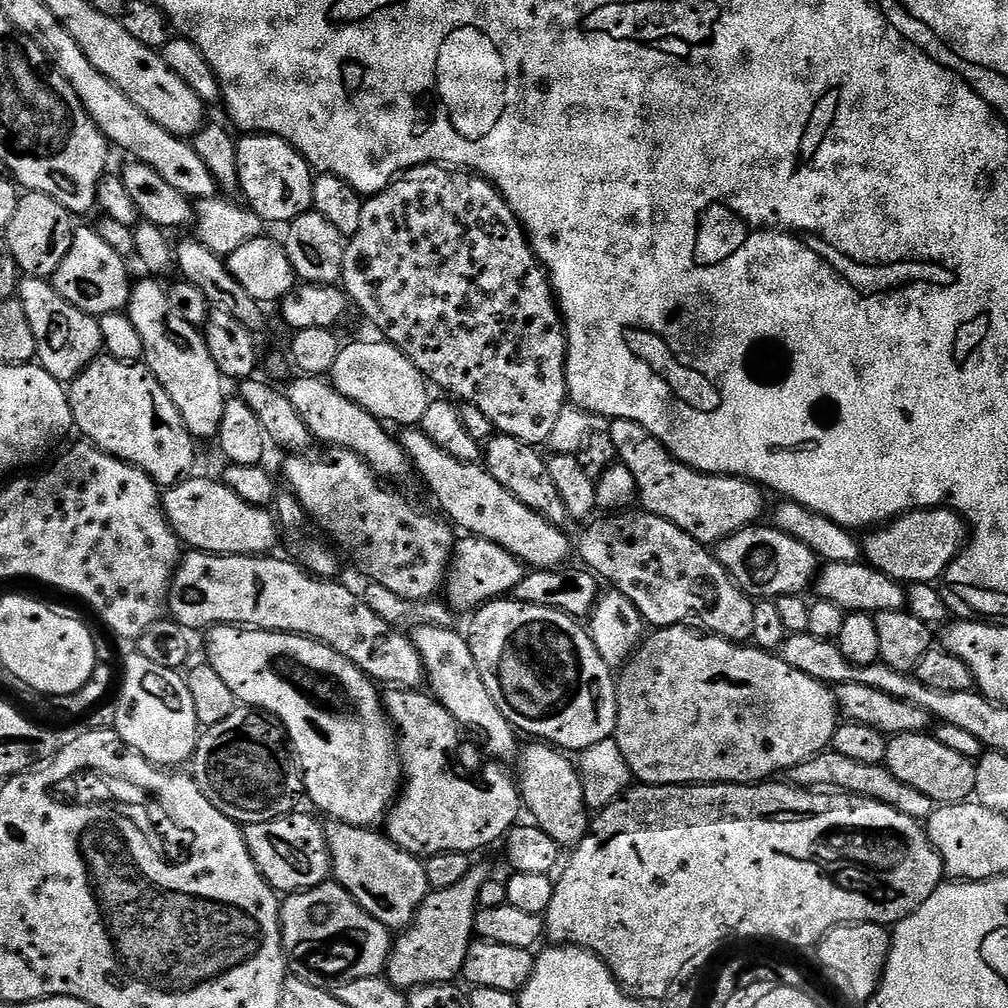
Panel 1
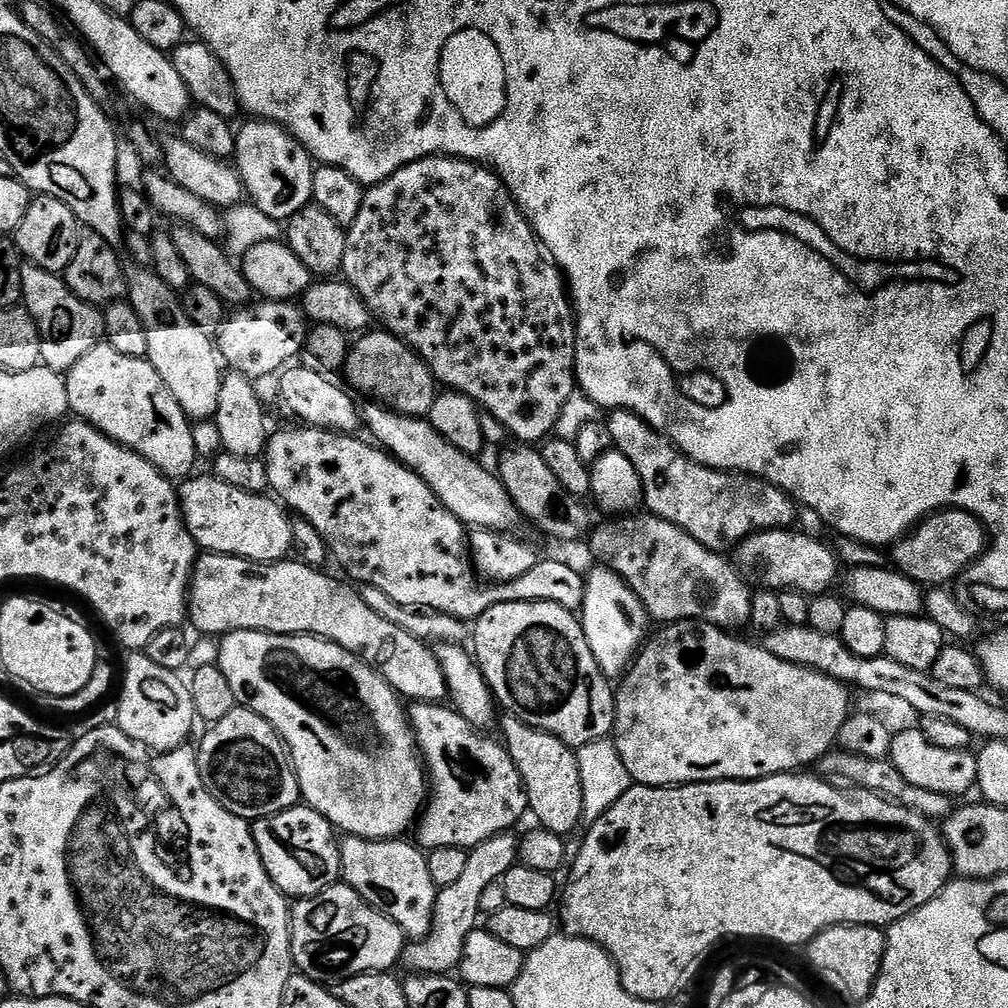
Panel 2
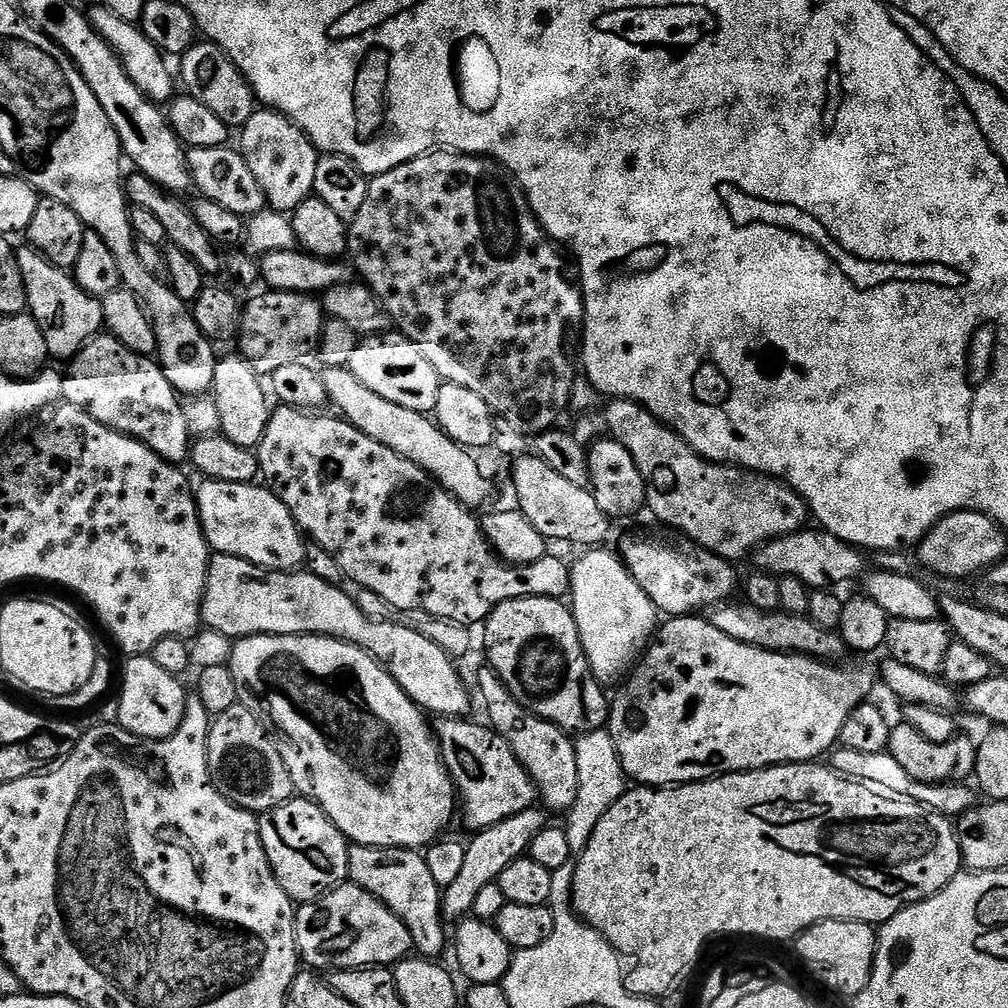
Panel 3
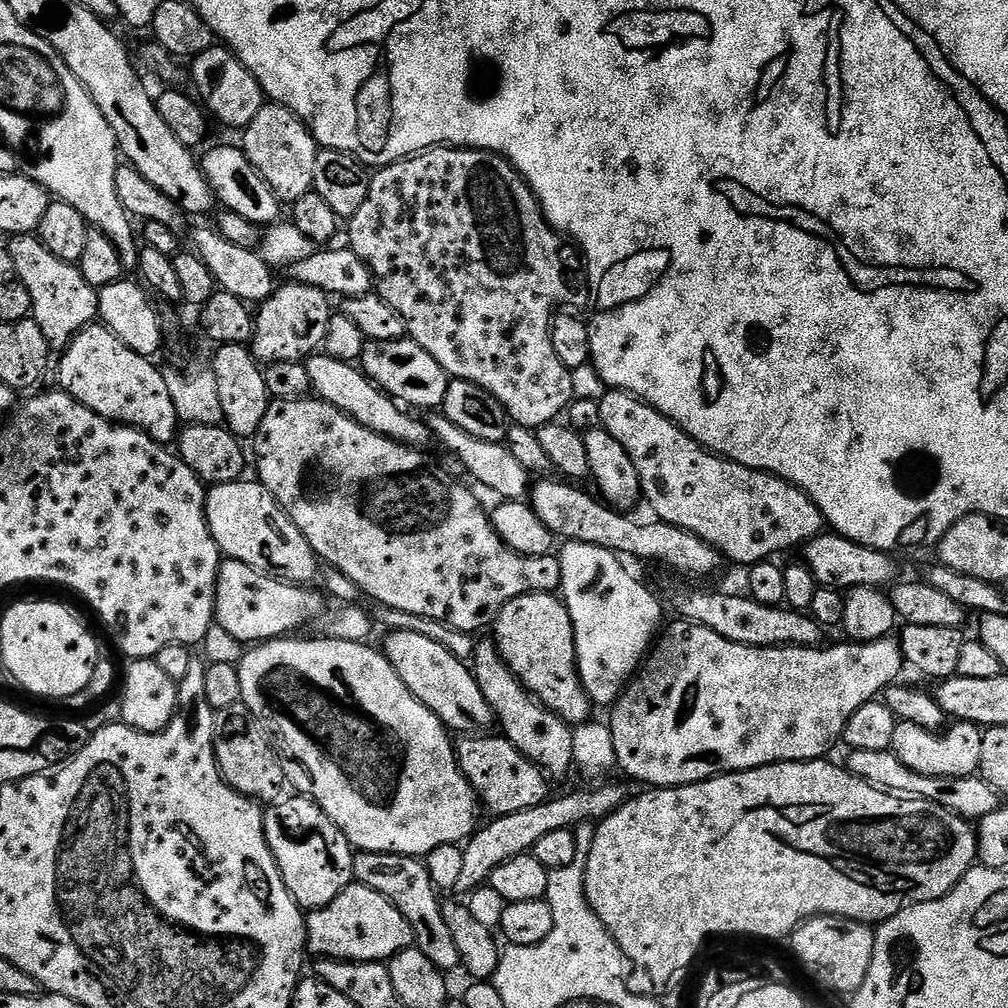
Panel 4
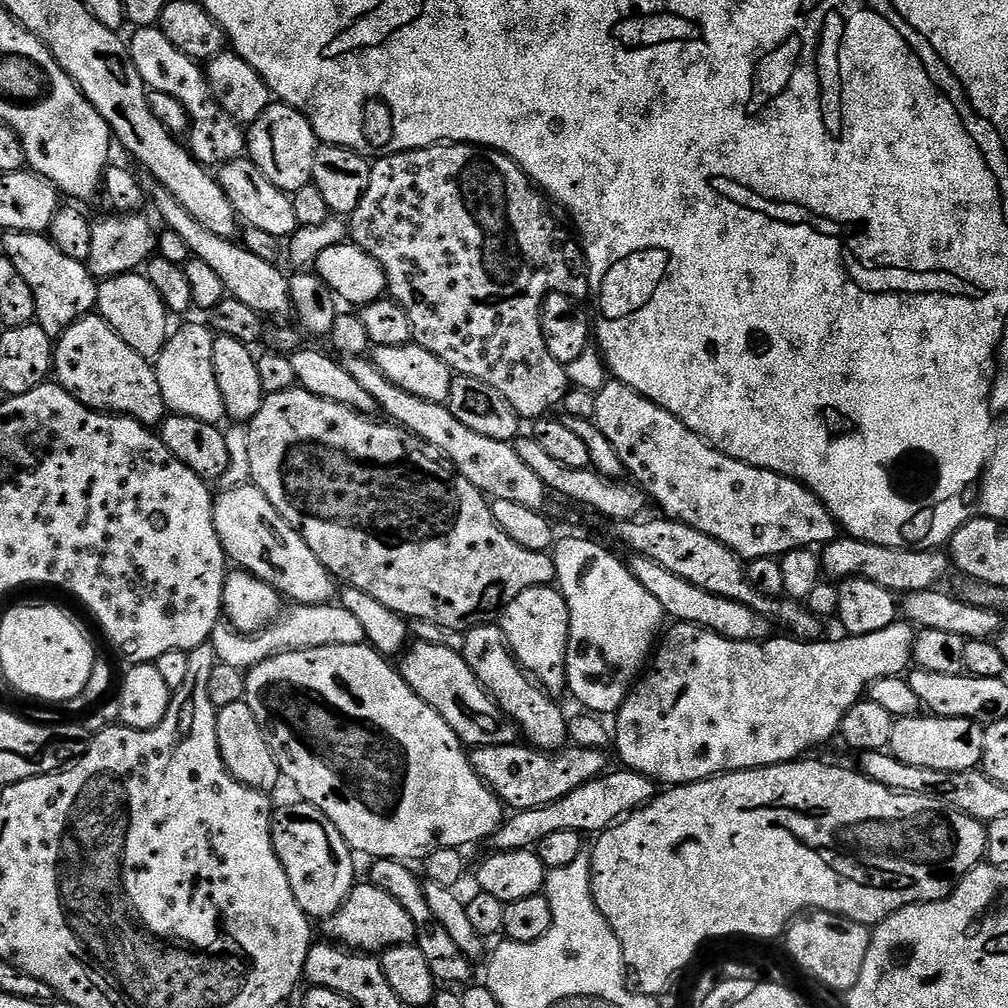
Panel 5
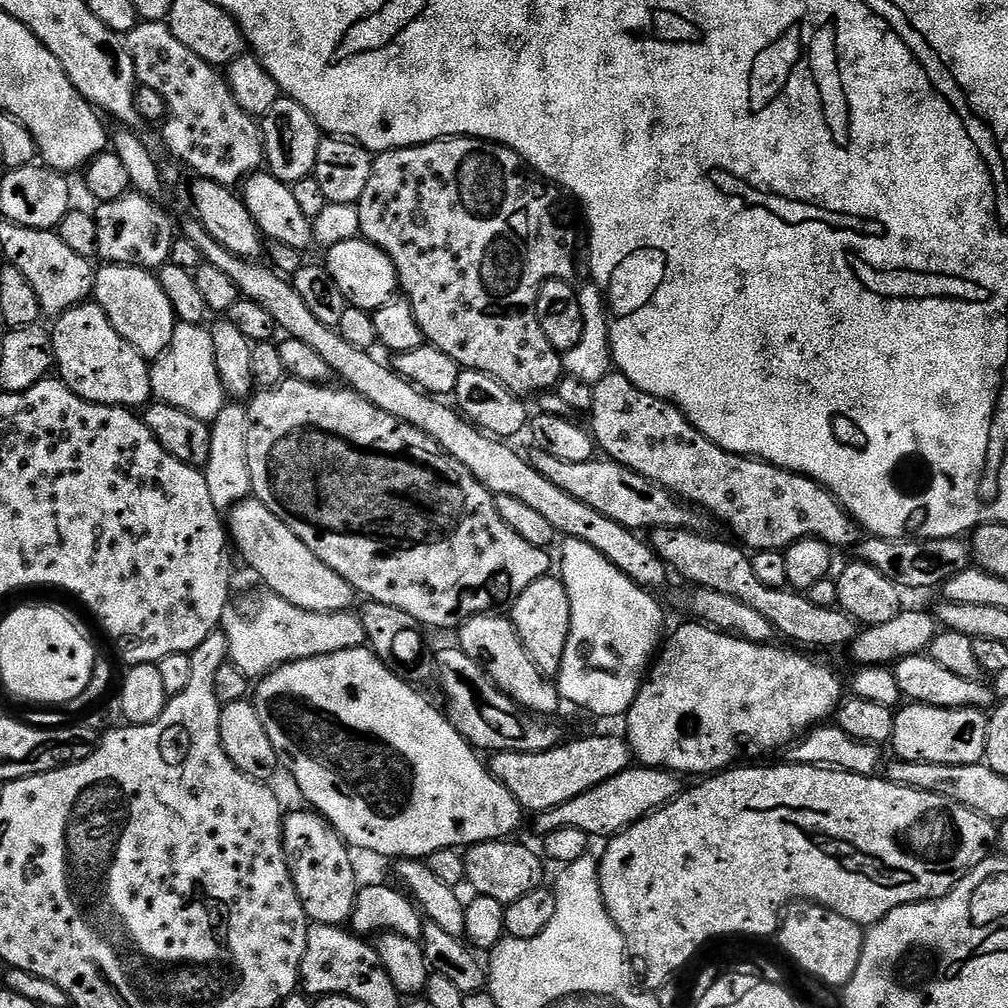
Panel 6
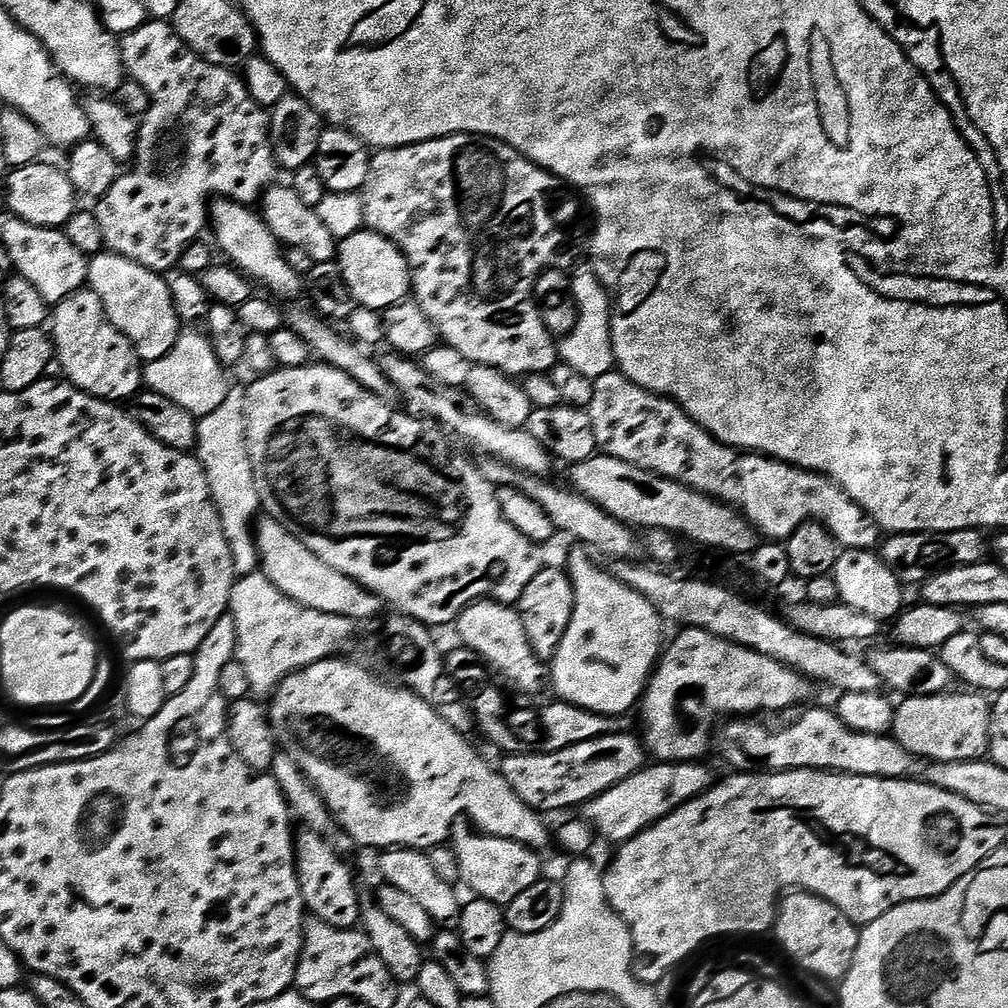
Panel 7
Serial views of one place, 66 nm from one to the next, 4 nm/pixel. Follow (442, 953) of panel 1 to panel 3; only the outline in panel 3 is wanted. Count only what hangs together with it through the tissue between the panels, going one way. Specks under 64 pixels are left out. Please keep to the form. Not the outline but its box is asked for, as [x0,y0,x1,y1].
[442,806,546,922]

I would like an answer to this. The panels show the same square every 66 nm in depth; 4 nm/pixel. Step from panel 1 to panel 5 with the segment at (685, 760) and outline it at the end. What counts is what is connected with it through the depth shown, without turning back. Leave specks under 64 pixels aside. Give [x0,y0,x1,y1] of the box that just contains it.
[614,622,917,786]

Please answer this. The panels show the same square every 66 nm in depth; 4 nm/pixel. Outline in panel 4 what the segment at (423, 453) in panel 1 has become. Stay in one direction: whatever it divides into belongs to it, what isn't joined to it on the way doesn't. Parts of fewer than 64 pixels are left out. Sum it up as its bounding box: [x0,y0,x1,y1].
[306,354,433,449]

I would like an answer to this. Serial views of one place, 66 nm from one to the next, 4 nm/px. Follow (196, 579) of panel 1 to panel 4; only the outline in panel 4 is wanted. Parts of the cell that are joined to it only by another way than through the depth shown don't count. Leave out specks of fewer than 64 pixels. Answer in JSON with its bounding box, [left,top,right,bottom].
[214,559,497,734]

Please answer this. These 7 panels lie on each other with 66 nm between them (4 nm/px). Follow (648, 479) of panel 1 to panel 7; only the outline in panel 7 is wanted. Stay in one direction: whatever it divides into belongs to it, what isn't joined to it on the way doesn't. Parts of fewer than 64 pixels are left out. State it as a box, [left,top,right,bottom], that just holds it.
[586,370,882,551]

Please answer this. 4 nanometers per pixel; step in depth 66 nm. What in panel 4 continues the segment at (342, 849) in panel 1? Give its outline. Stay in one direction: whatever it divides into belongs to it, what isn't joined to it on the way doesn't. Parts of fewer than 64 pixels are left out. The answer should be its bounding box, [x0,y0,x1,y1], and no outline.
[352,852,461,974]

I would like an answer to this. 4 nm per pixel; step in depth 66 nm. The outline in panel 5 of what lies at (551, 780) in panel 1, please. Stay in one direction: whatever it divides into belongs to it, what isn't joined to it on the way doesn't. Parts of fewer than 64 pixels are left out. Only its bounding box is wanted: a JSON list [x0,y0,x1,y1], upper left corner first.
[462,623,569,752]

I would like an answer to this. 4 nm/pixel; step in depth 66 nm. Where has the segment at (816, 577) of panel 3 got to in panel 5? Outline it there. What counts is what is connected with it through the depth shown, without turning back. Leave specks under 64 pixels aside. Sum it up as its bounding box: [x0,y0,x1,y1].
[820,534,950,594]

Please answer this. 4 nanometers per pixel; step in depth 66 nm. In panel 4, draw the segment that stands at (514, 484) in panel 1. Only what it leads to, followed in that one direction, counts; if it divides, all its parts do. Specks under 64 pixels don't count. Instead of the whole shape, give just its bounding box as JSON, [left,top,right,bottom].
[530,478,726,576]

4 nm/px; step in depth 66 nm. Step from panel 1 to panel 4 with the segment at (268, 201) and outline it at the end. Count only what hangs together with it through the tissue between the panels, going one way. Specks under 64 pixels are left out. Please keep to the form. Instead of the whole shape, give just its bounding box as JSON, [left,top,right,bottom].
[242,103,318,202]

